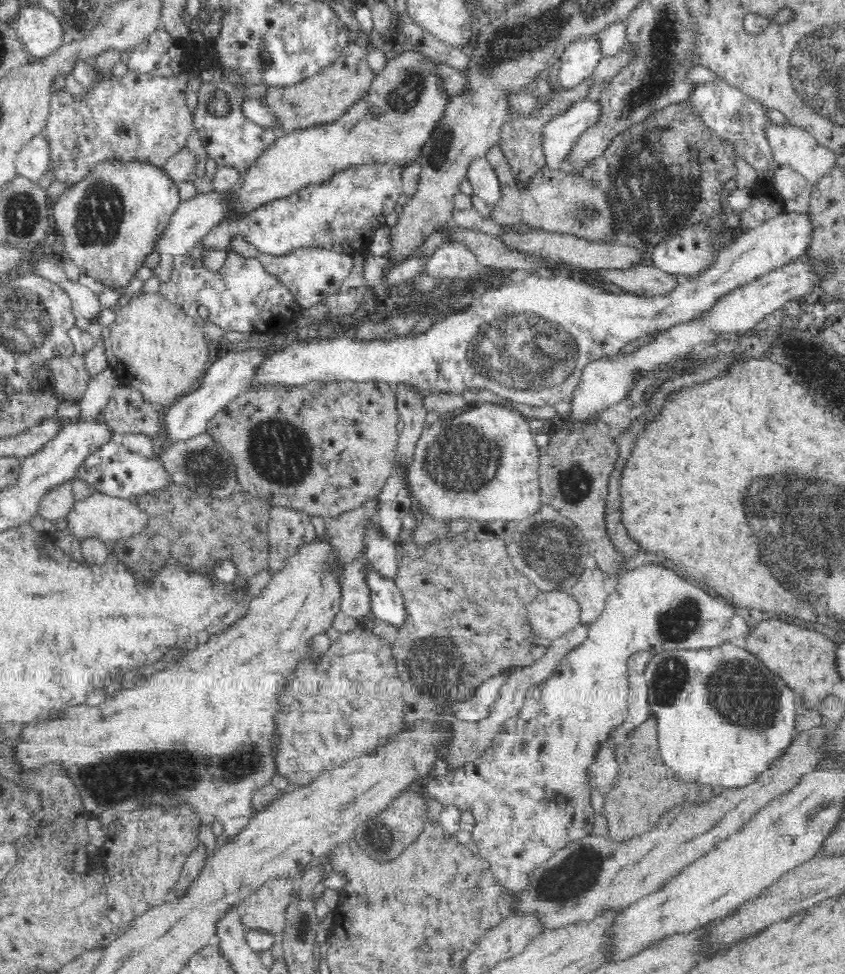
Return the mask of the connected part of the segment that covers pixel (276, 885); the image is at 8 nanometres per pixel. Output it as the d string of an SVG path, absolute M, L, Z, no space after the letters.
M296 875L274 878L251 890L236 906L244 926L264 929L279 937L285 928L285 912L297 884Z

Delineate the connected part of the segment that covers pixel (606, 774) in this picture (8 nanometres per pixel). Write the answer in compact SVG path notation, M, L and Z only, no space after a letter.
M614 727L608 738L600 744L600 748L594 755L593 763L590 765L592 786L603 789L611 787L616 782L620 763L616 759L617 750L617 728Z

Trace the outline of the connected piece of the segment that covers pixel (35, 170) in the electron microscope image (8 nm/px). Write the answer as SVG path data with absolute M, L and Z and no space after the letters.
M41 134L36 135L19 150L19 176L38 181L49 170L49 164L49 146Z

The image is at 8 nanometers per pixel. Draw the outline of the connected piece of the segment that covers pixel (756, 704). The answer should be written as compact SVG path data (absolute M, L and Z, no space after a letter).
M720 644L712 648L700 648L700 650L671 650L658 654L651 654L650 662L648 662L644 677L649 690L649 704L651 711L656 714L656 722L658 725L658 735L660 744L660 756L666 761L666 766L674 768L676 772L680 772L686 780L696 778L700 782L706 784L720 784L720 786L744 786L750 784L756 776L760 775L762 770L770 768L770 762L778 756L778 752L782 752L790 740L792 734L796 732L794 722L796 714L802 709L802 704L795 693L782 681L780 676L777 676L769 668L766 668L753 654L742 648L736 648L732 644Z

